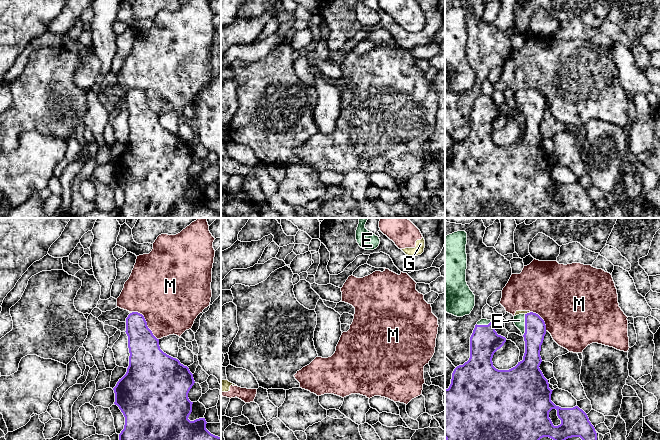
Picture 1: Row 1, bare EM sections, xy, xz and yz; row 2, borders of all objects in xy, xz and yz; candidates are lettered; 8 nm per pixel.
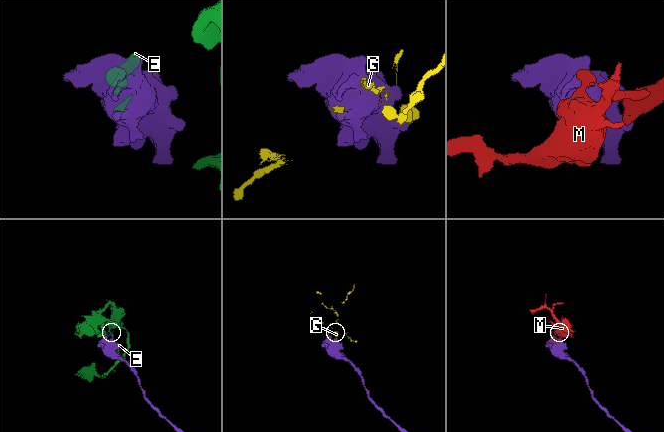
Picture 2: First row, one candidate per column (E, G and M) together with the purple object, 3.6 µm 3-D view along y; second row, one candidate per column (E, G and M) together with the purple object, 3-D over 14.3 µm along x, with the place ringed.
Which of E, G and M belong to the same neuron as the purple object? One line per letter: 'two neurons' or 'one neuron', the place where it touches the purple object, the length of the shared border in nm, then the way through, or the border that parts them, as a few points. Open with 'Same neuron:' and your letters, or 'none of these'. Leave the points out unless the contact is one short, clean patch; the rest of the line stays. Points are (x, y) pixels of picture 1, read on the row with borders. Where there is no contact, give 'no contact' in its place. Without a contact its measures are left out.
Same neuron: E
E: one neuron; meets purple in yz at (525, 325); contact 180 nm long
G: two neurons; meets purple in yz at (527, 313); contact 50 nm long; border along yz (530, 312), (525, 314)
M: two neurons; meets purple in xy at (146, 322); contact 320 nm long; border along xy (132, 311), (137, 311), (143, 316), (147, 327), (158, 339)

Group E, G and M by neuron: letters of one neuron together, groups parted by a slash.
E / G M

